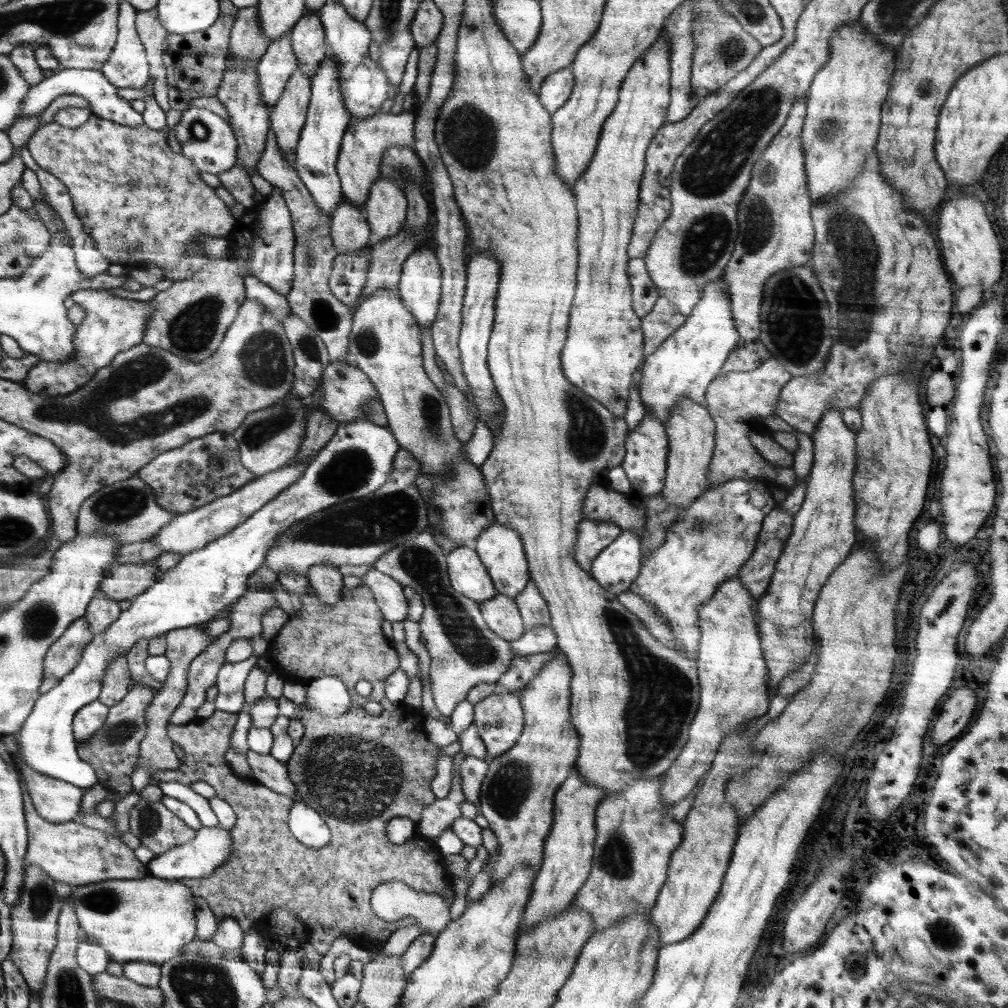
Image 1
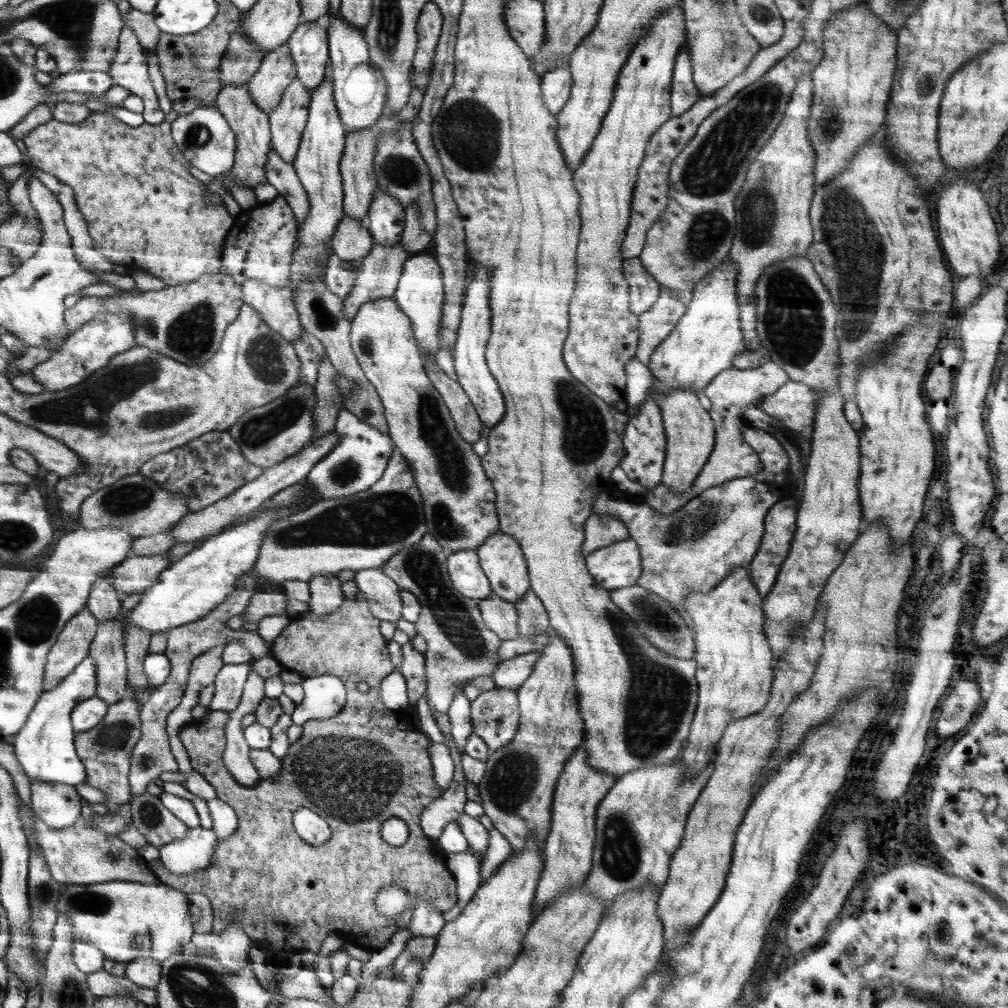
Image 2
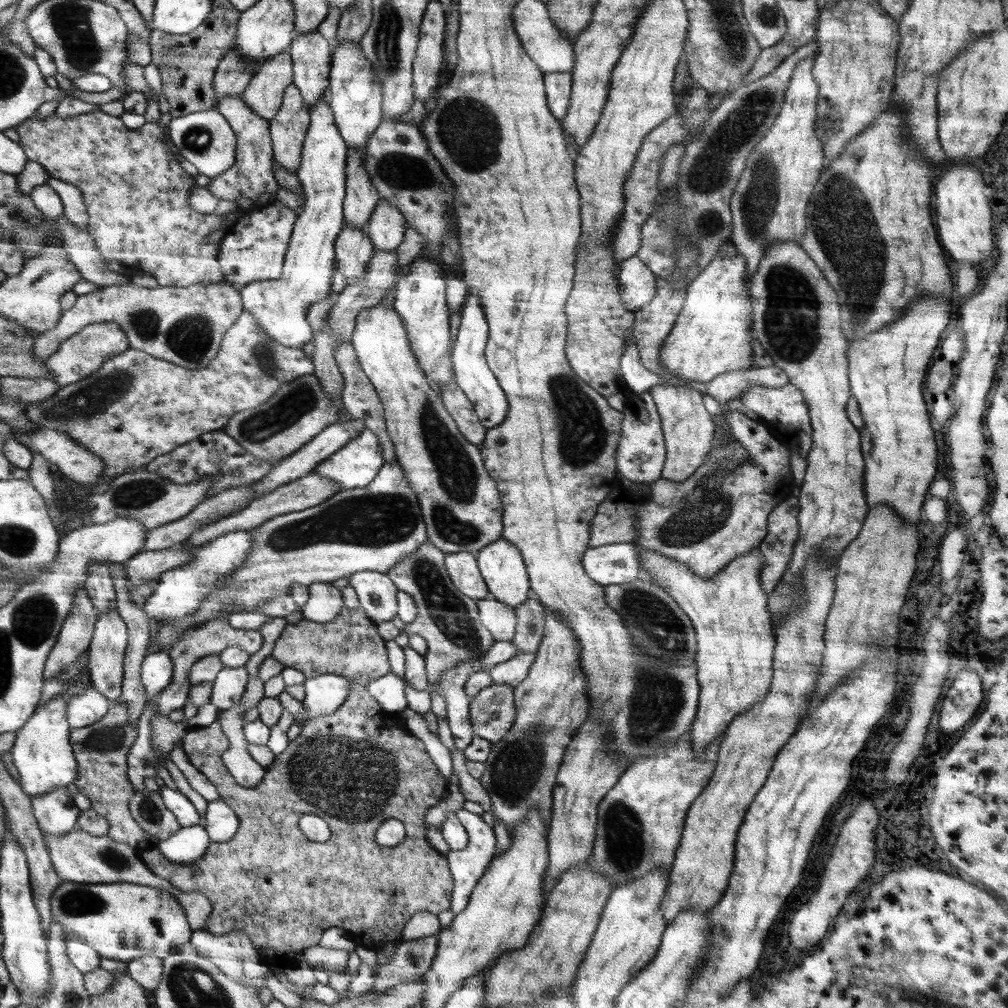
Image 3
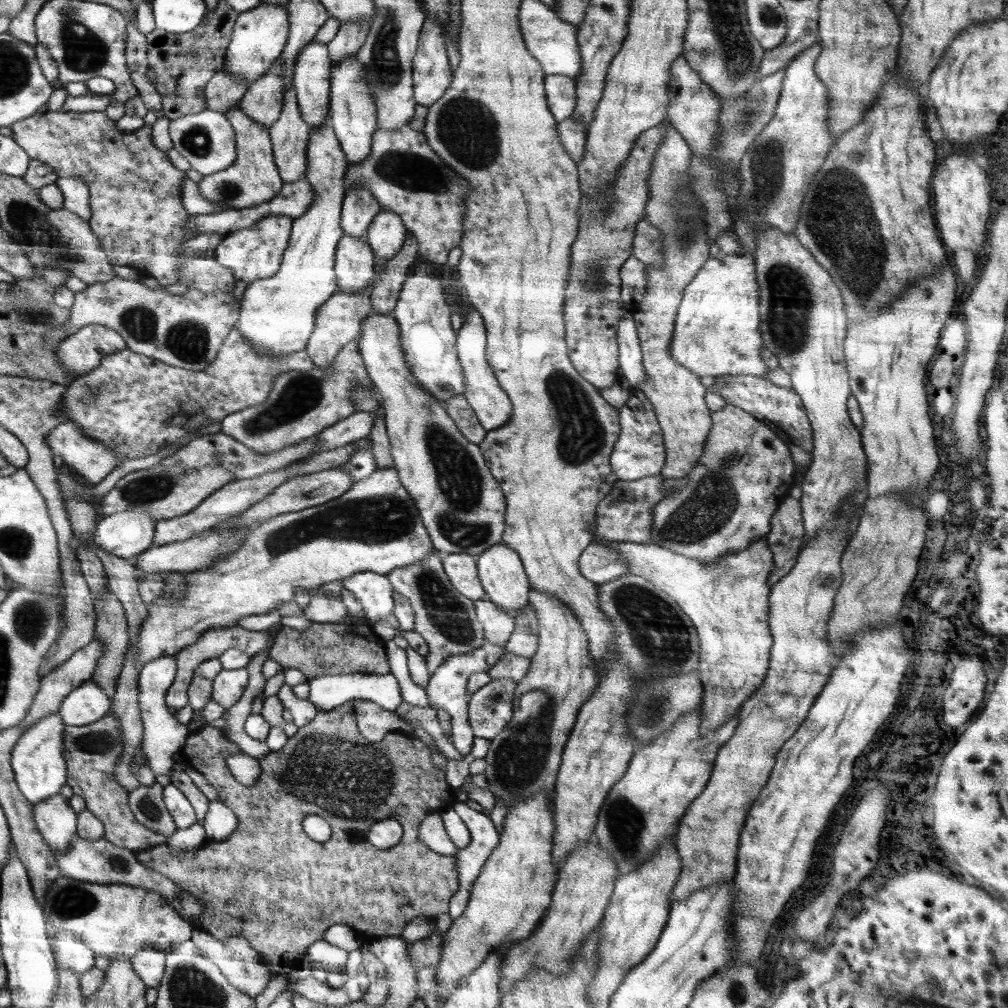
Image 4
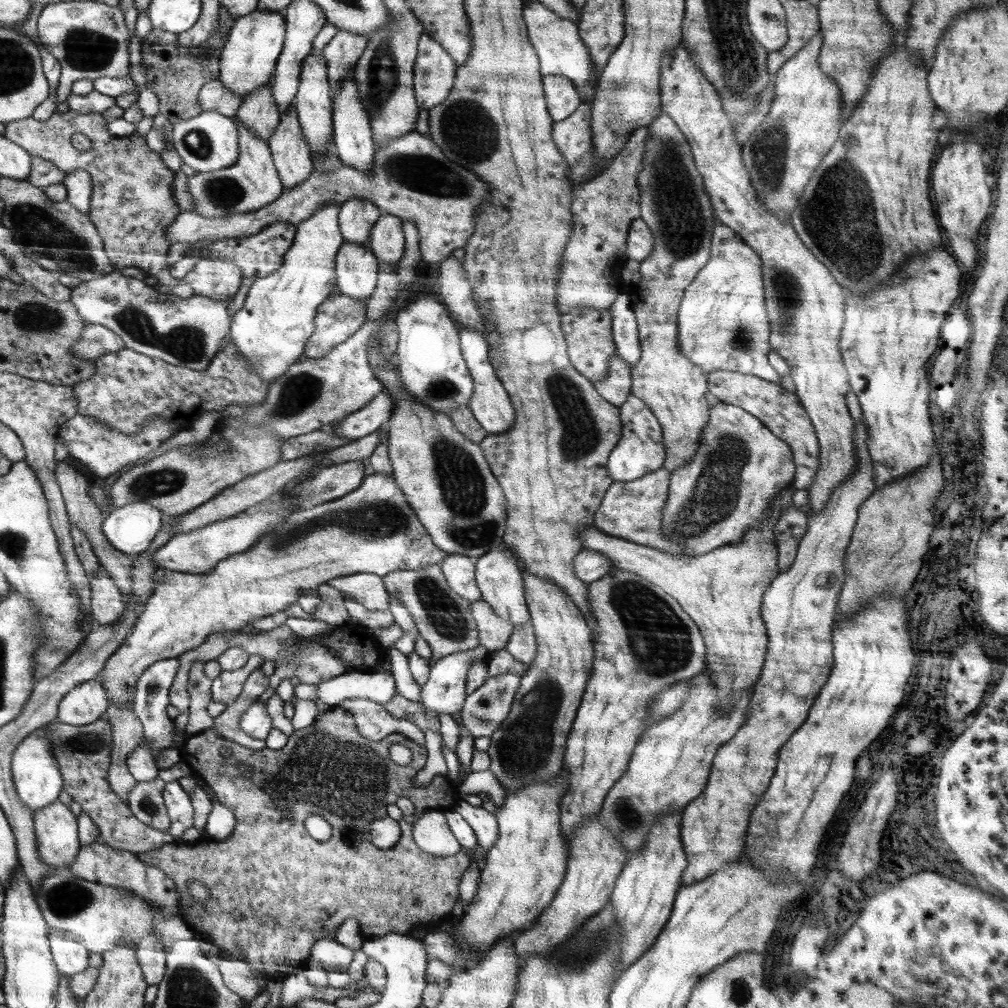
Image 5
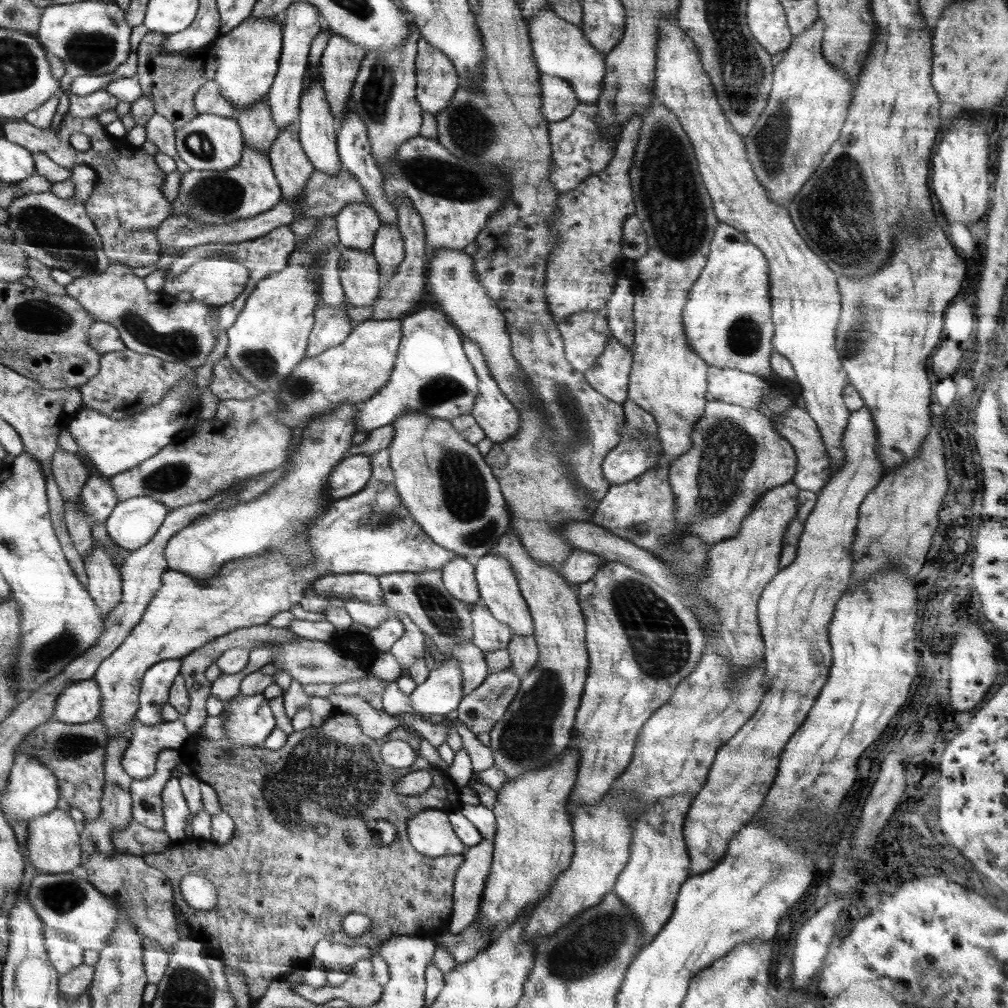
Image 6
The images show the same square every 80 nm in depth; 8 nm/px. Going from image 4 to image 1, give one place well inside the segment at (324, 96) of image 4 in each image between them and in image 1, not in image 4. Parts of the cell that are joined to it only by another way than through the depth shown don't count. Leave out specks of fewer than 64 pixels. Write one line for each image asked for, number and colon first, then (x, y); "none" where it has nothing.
1: (308, 34)
2: (308, 44)
3: (311, 53)

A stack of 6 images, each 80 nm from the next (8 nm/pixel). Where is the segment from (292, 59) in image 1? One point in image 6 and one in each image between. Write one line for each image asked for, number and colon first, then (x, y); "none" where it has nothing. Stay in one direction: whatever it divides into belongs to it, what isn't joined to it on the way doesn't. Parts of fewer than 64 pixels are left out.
2: (277, 70)
3: (264, 93)
4: (263, 101)
5: (258, 111)
6: (257, 126)

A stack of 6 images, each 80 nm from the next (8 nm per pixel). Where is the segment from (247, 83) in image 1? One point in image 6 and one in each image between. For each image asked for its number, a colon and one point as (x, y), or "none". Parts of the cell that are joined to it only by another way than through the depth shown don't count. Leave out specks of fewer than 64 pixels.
2: (251, 126)
3: (252, 174)
4: (253, 178)
5: (252, 183)
6: (247, 190)

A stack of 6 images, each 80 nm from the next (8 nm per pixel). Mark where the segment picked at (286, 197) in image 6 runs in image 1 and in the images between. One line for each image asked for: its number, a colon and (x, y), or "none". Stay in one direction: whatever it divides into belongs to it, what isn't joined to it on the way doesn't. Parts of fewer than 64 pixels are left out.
1: (288, 116)
2: (288, 120)
3: (288, 128)
4: (289, 134)
5: (288, 147)

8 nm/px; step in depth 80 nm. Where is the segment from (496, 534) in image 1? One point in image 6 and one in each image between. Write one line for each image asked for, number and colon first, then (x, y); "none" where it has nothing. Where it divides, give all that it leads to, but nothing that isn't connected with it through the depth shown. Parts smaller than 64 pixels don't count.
2: (500, 556)
3: (501, 564)
4: (502, 575)
5: (498, 576)
6: (498, 587)

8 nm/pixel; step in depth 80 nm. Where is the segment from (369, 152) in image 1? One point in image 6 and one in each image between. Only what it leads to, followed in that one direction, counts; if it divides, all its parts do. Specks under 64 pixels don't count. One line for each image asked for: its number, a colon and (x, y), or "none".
2: (359, 182)
3: (361, 198)
4: (359, 209)
5: (356, 217)
6: (357, 224)

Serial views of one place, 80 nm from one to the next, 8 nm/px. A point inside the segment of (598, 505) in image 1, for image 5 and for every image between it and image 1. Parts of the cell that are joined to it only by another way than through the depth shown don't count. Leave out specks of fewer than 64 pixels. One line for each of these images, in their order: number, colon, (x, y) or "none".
2: (694, 548)
3: (725, 517)
4: (746, 471)
5: (740, 466)

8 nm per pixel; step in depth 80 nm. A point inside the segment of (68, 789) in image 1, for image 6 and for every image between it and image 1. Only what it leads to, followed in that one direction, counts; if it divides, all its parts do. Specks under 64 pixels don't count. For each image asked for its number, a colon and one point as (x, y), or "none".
2: (58, 805)
3: (56, 815)
4: (56, 820)
5: (57, 836)
6: (53, 846)

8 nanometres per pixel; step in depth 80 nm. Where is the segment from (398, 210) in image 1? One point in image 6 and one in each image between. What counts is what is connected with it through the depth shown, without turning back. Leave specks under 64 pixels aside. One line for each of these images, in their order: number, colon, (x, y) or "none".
2: (385, 220)
3: (386, 228)
4: (386, 234)
5: (387, 241)
6: (388, 249)

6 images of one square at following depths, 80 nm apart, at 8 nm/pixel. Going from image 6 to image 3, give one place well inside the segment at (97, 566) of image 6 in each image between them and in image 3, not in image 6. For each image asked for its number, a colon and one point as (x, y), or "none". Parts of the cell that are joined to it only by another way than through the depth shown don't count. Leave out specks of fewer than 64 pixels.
3: (108, 649)
4: (110, 628)
5: (107, 607)

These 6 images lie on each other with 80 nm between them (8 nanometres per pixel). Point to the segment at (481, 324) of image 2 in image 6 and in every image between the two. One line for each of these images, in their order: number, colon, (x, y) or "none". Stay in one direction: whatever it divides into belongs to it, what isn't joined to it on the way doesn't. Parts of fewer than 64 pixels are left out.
3: (471, 373)
4: (492, 406)
5: (490, 403)
6: (492, 411)

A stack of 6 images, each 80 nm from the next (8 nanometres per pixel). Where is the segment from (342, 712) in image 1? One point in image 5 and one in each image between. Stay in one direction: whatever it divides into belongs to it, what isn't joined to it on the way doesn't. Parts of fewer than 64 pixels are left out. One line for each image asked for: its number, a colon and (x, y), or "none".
2: (324, 696)
3: (325, 694)
4: (327, 692)
5: (379, 687)

